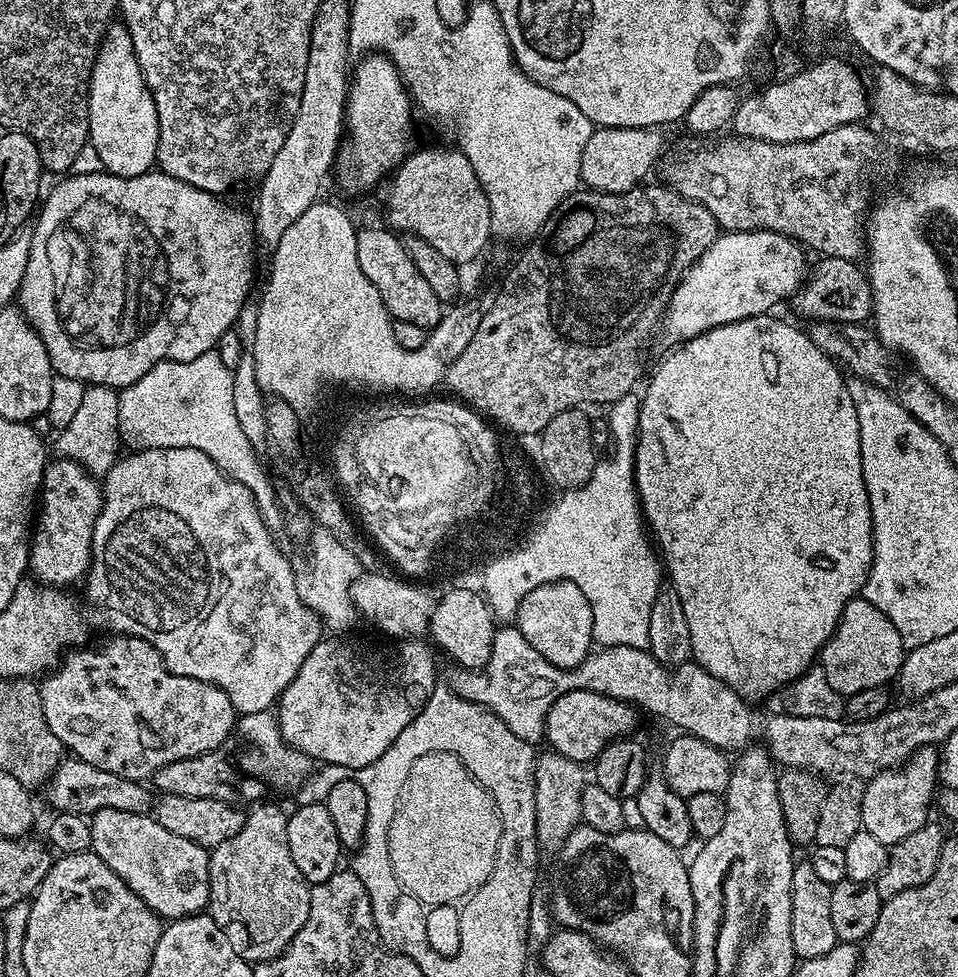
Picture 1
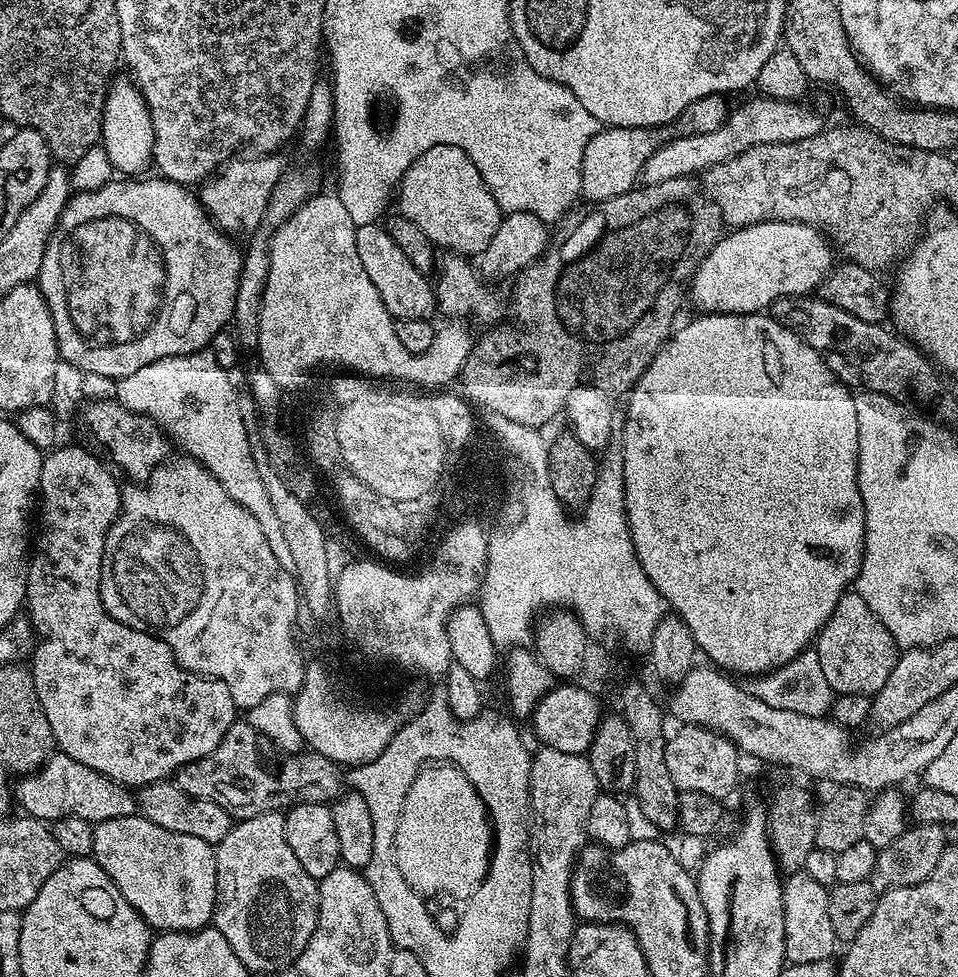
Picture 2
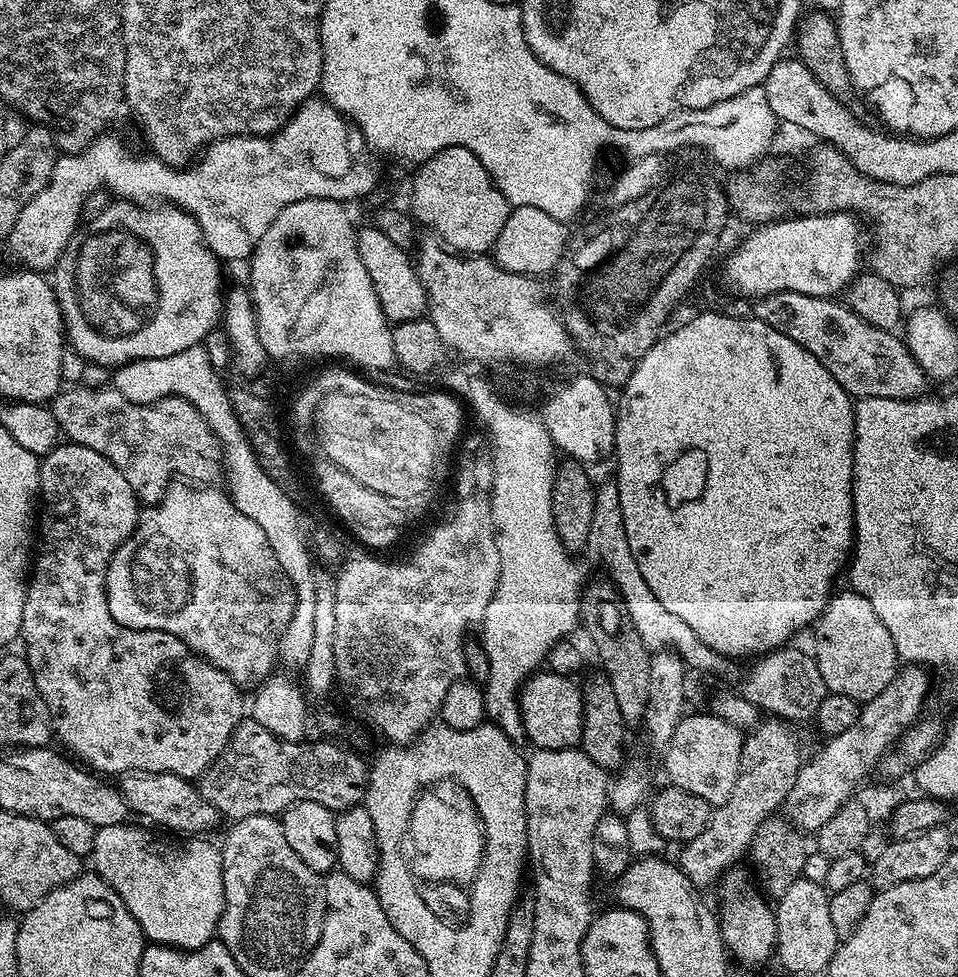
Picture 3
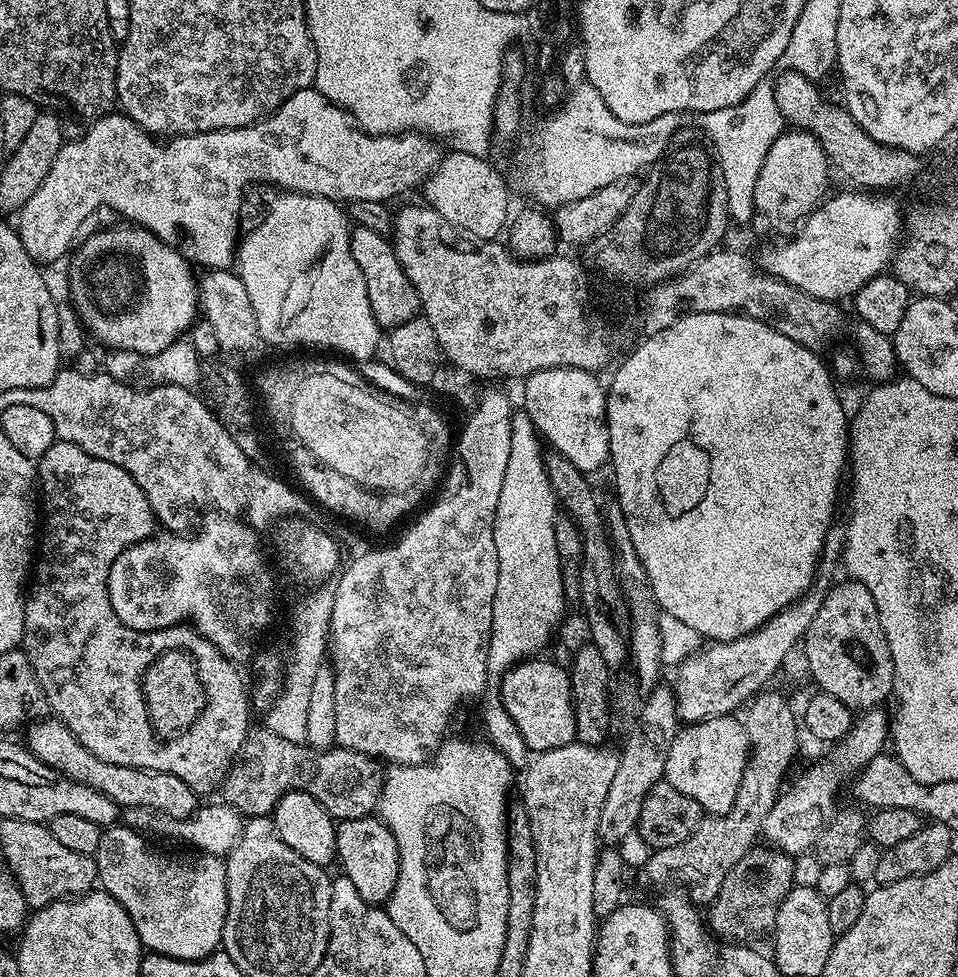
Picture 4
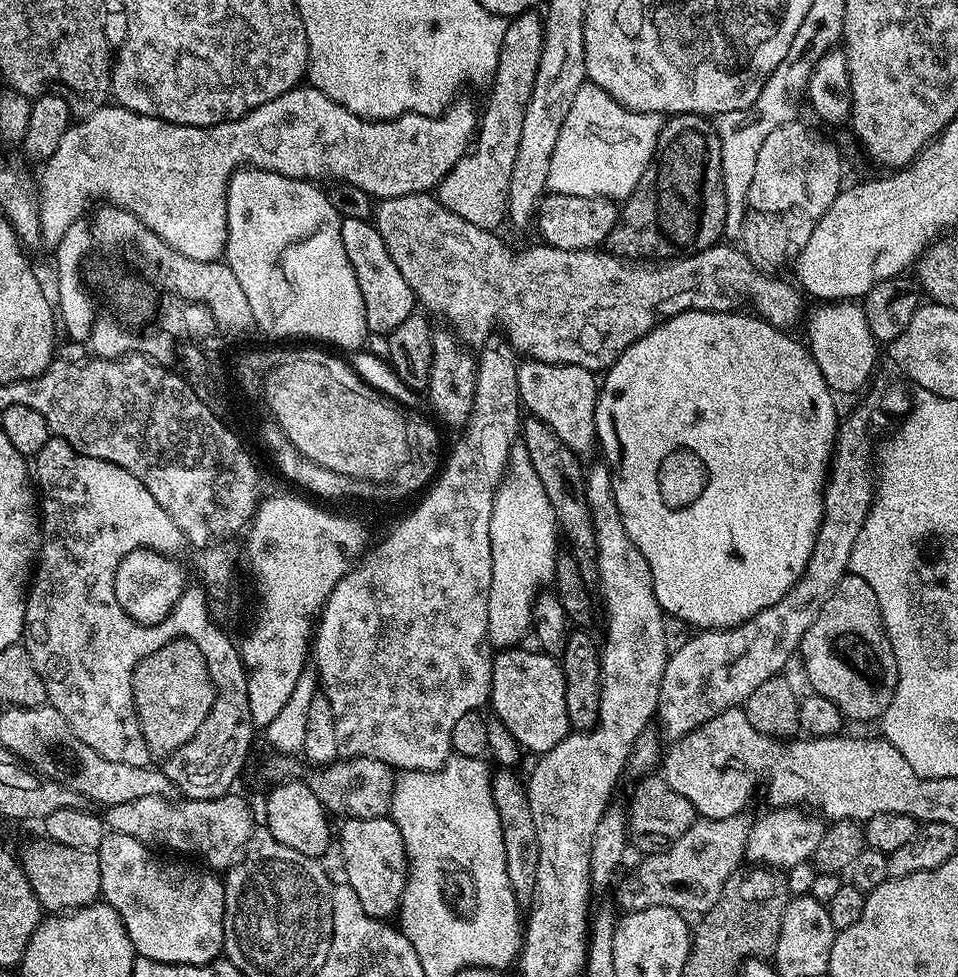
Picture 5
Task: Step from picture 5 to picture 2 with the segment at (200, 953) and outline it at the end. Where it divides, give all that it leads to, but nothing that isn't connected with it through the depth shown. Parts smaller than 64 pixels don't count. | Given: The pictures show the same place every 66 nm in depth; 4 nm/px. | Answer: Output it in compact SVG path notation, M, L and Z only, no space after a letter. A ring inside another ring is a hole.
M133 814L126 818L110 818L94 827L94 846L92 856L96 863L102 866L102 870L118 886L122 898L138 910L138 914L147 922L149 928L160 932L197 932L200 928L209 927L213 923L216 914L216 887L218 886L218 870L216 869L216 849L213 845L202 842L202 838L194 838L194 834L174 834L174 830L162 830L154 822L150 822L143 814Z

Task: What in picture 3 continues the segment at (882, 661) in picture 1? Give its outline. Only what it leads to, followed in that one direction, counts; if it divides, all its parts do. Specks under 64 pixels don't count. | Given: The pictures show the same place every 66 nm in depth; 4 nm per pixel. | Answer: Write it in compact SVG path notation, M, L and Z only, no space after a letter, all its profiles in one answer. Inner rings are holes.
M853 590L839 592L829 596L820 616L814 621L814 661L829 693L837 692L858 702L867 702L890 686L898 671L898 657L886 626L874 614L870 602Z

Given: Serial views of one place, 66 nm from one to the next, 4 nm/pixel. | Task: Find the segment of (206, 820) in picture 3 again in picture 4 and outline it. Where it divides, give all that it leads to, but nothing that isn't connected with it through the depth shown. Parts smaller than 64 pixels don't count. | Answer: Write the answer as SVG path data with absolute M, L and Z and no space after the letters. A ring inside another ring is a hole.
M58 718L37 719L27 725L26 731L28 731L28 740L26 739L28 751L35 754L46 766L58 770L72 780L81 780L86 786L109 796L115 804L120 805L123 809L147 808L149 813L161 812L162 815L168 816L169 821L174 821L186 819L198 808L197 793L193 792L190 786L186 786L186 782L182 782L182 778L178 778L174 774L166 774L162 770L114 766L110 762L102 762L102 758L90 754L90 750L86 750L86 746L82 746L82 742L78 742L78 738L74 738L72 731Z

